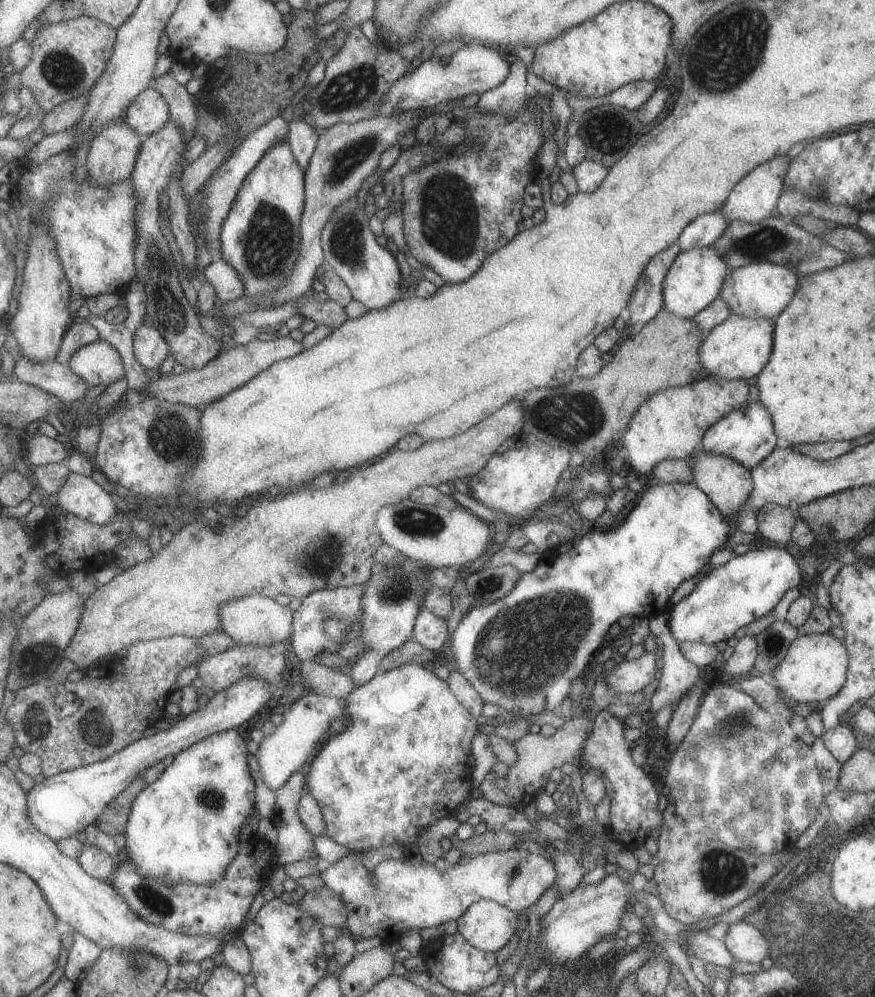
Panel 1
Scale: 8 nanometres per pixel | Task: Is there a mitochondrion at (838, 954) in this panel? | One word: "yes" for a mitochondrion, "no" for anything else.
yes

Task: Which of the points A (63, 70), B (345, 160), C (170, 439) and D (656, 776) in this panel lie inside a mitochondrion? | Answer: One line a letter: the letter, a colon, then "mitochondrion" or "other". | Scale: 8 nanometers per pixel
A: mitochondrion
B: mitochondrion
C: mitochondrion
D: other

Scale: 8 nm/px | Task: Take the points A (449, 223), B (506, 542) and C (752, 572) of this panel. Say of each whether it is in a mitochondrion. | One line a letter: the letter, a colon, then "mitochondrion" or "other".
A: mitochondrion
B: other
C: other

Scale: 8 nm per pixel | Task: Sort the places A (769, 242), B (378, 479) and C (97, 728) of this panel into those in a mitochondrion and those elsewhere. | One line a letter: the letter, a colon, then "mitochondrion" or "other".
A: mitochondrion
B: other
C: mitochondrion

